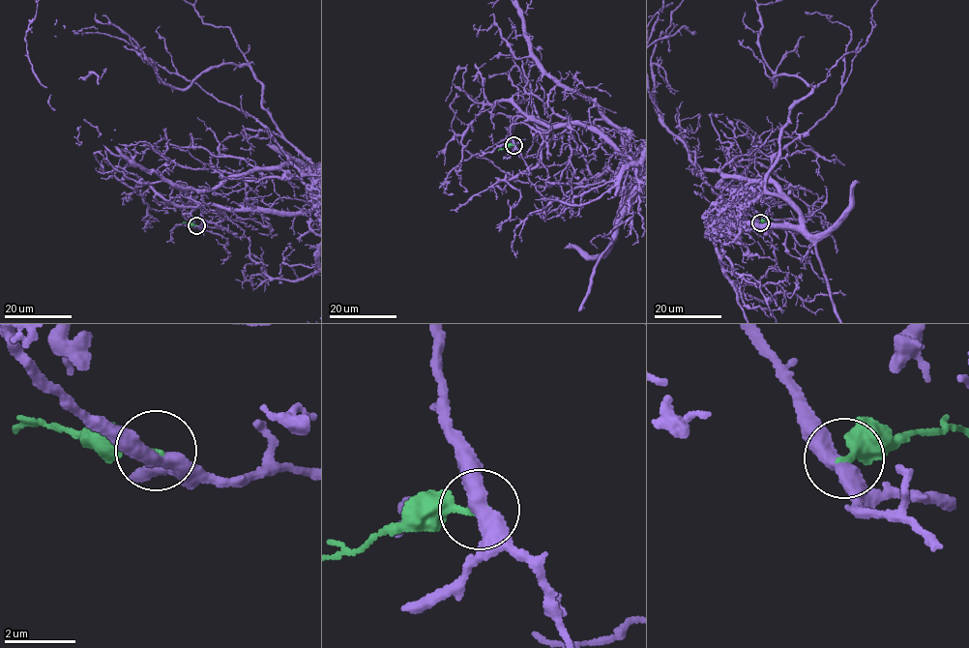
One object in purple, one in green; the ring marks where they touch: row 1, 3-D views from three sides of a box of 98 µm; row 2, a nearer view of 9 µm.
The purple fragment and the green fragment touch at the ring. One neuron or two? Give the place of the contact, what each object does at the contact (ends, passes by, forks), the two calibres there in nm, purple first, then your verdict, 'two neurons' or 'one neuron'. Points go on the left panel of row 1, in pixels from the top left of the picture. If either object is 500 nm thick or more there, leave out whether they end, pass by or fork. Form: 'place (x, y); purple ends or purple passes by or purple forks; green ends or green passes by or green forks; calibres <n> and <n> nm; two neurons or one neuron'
place (196, 225); purple passes by; green ends; calibres 440 and 190 nm; two neurons

